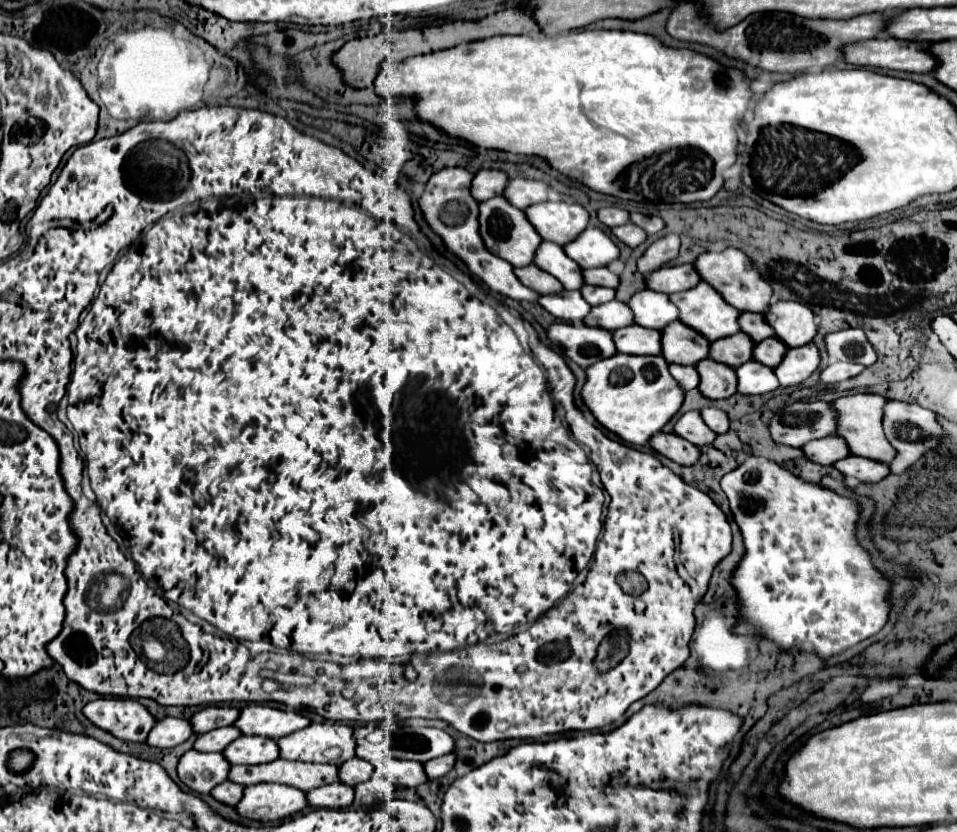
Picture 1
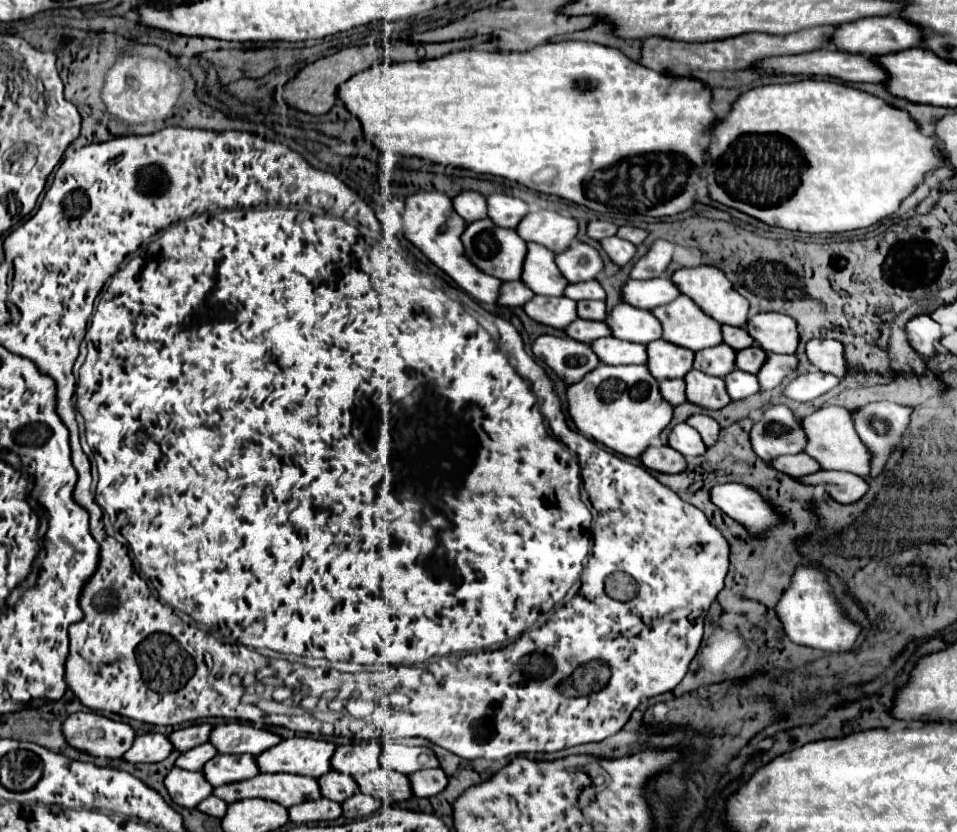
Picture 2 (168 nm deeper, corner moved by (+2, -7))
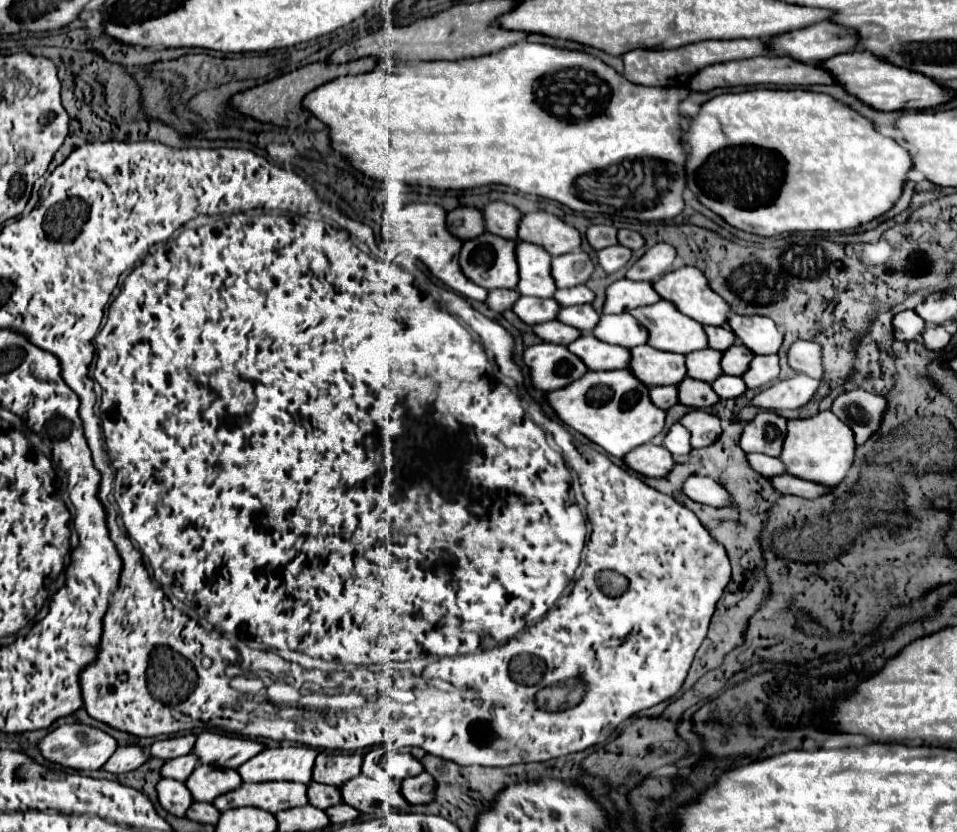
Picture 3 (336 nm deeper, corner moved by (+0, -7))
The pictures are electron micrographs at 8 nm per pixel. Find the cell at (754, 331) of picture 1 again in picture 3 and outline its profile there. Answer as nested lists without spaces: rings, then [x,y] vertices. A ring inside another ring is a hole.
[[[703,326],[705,334],[707,334],[707,342],[709,342],[709,348],[713,350],[727,350],[727,346],[731,346],[735,342],[735,336],[731,334],[731,330],[727,330],[727,326]]]

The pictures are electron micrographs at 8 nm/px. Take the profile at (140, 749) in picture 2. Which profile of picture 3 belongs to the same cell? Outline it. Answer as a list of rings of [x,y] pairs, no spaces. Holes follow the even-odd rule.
[[[123,746],[123,748],[117,748],[115,754],[103,764],[103,770],[111,772],[111,774],[131,772],[131,770],[139,768],[147,758],[149,756],[139,746]]]

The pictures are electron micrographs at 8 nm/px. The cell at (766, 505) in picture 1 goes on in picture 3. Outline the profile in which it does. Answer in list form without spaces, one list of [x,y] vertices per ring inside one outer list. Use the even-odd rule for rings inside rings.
[[[689,476],[683,482],[683,492],[691,500],[709,506],[727,506],[729,502],[729,494],[707,476]]]

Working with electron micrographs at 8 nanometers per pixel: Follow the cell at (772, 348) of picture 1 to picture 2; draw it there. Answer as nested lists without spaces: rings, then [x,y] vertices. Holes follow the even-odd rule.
[[[751,346],[737,352],[737,368],[749,374],[757,374],[765,364],[765,360],[767,360],[767,352],[761,350],[761,346]]]

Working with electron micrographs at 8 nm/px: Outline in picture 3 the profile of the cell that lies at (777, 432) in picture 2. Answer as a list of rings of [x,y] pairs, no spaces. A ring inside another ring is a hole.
[[[759,412],[747,426],[739,438],[739,446],[745,452],[761,452],[767,456],[779,456],[783,434],[787,420],[775,412]]]

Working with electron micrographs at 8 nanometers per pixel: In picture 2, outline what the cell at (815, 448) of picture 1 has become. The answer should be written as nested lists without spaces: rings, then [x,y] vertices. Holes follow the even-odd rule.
[[[801,452],[797,456],[781,456],[781,458],[775,458],[773,462],[773,468],[785,472],[785,474],[793,474],[795,478],[801,478],[805,474],[815,474],[821,470],[821,466],[817,464],[815,458],[811,458],[809,454]]]

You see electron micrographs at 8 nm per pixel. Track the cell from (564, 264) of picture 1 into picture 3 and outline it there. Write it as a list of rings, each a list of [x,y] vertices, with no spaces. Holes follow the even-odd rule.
[[[517,240],[515,256],[519,264],[519,294],[551,298],[555,294],[555,280],[551,278],[551,256],[535,244]]]

